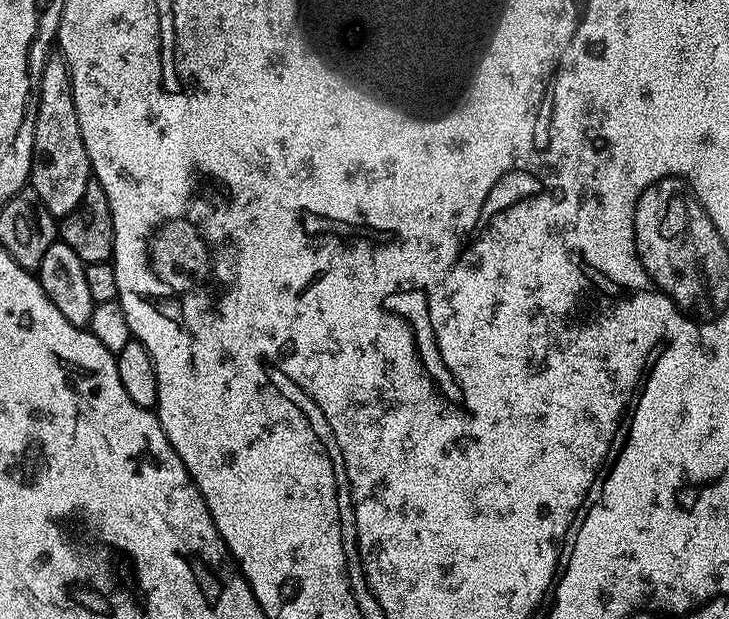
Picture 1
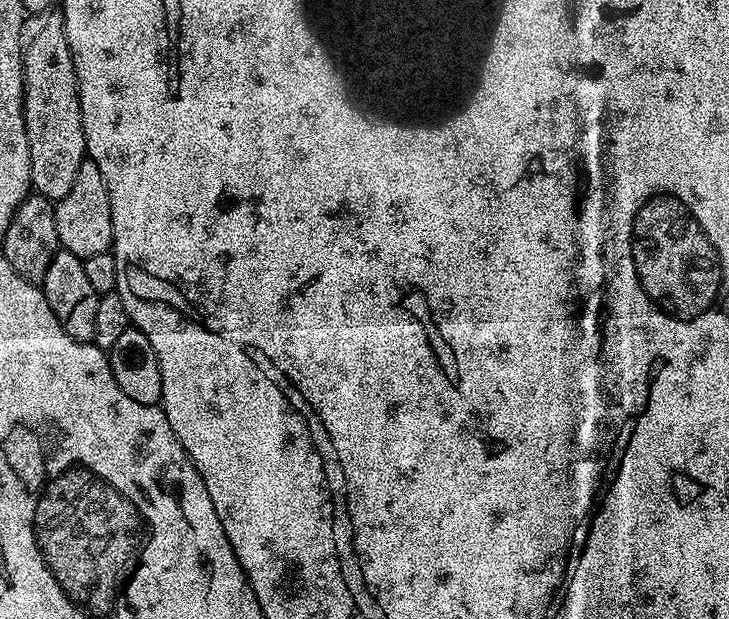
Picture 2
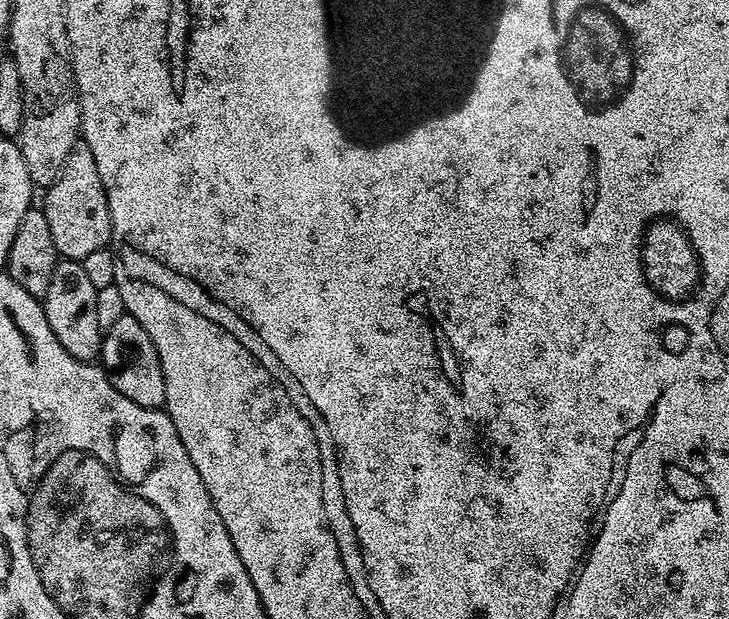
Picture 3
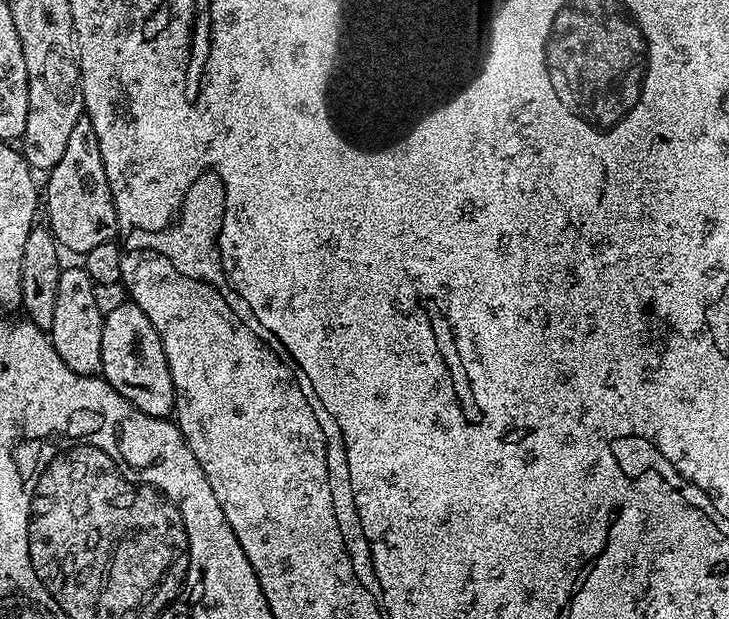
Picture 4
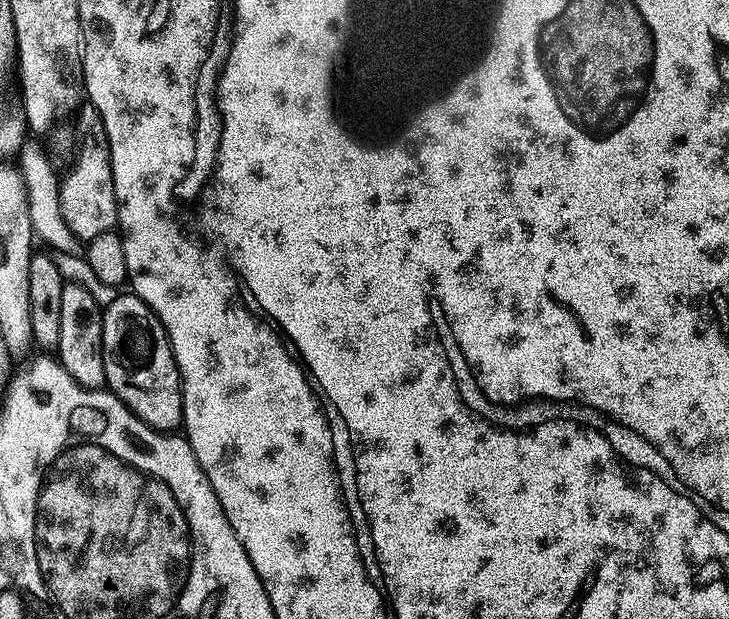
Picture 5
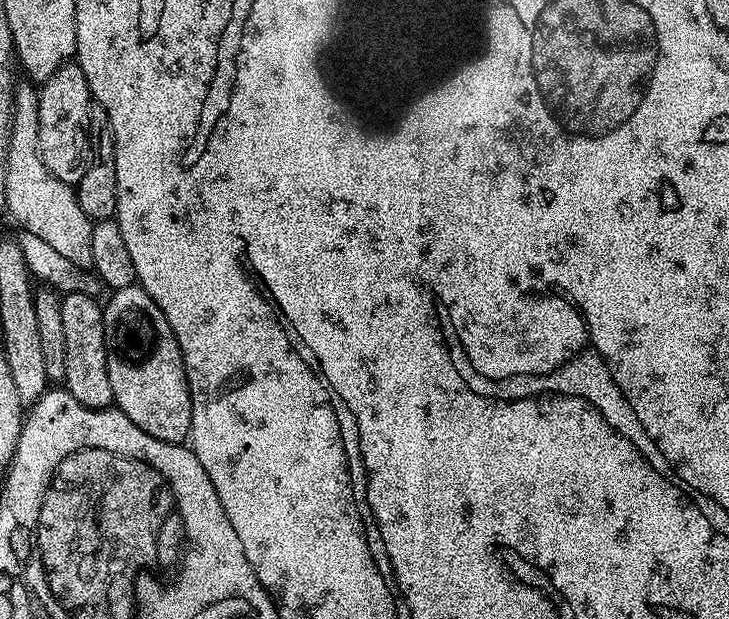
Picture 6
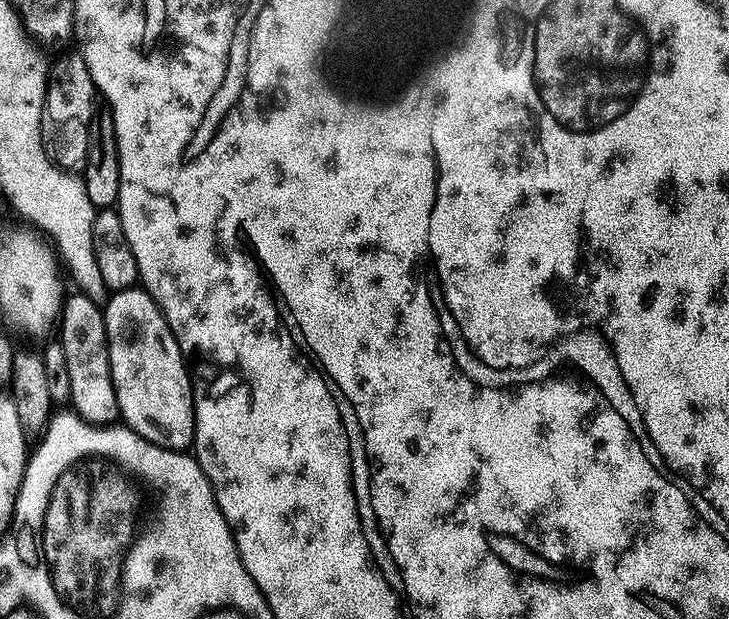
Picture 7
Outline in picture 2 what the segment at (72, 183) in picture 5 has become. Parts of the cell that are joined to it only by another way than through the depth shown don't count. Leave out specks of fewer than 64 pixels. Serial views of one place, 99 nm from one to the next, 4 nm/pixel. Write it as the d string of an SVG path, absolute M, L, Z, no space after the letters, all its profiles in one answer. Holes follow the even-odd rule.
M85 158L74 174L74 184L70 192L55 201L56 225L61 249L74 254L79 260L94 258L94 254L109 251L112 246L112 215L110 214L110 194L102 178L102 170L92 160Z

